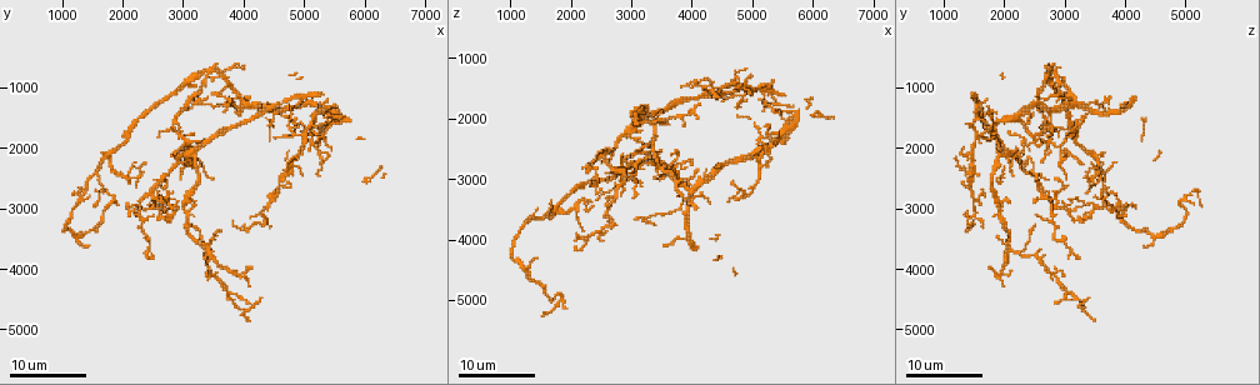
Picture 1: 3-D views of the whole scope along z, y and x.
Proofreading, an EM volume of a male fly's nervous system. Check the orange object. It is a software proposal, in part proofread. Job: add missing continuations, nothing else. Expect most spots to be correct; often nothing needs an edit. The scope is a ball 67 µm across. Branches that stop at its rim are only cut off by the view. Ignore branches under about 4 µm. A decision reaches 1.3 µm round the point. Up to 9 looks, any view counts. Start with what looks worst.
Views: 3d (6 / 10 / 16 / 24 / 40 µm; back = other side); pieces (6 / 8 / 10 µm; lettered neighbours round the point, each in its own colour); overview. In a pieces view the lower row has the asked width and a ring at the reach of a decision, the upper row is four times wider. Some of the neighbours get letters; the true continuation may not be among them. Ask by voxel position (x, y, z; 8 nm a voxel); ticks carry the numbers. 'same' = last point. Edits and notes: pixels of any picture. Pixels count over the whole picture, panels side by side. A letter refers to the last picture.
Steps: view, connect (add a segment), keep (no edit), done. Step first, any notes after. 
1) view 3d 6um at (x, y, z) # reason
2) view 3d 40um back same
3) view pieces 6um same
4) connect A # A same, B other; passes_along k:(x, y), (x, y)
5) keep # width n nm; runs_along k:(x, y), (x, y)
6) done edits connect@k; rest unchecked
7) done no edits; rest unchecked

view 3d 16um at (2400, 3800, 3250) # tapers out

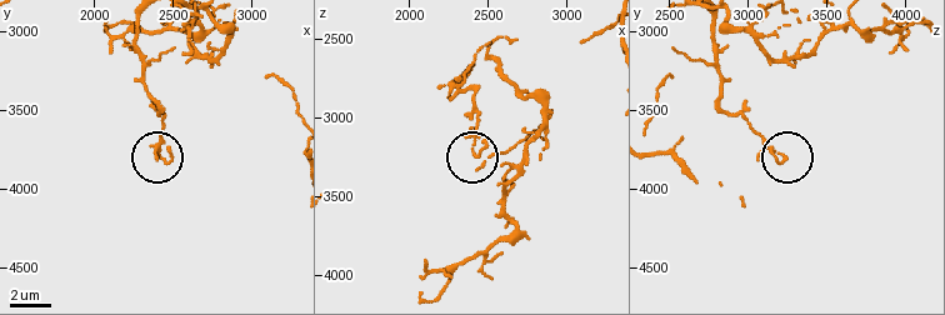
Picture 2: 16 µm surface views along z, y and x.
view pieces 10um at (2420, 3800, 3220)

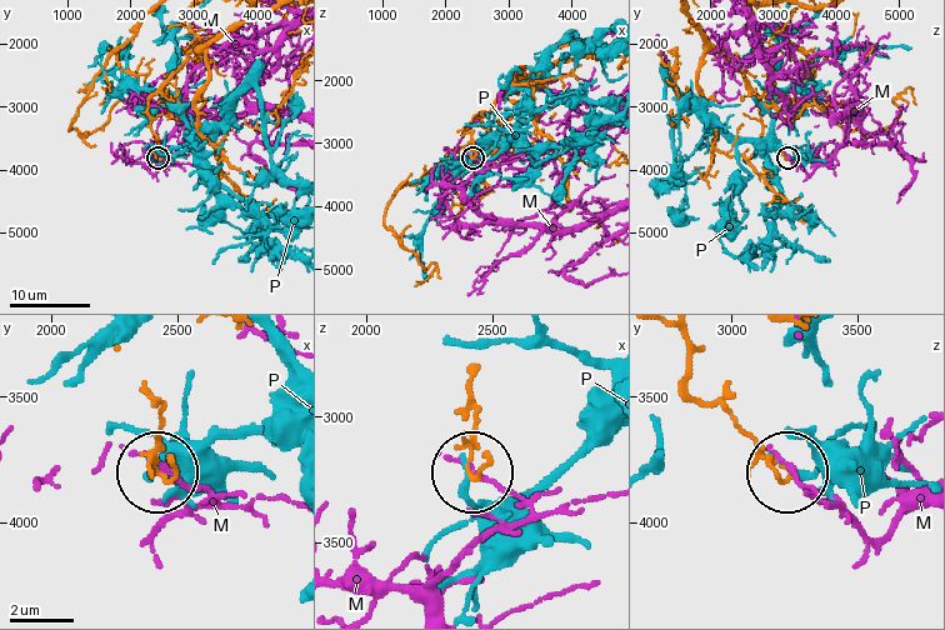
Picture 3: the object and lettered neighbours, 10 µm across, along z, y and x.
keep # M other, P other; no lettered segment goes on from it

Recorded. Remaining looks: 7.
view 3d 16um at (2050, 2900, 4150) # end of a long branch

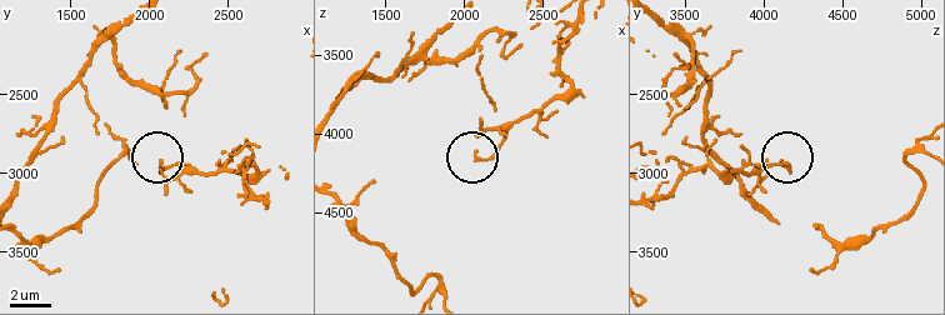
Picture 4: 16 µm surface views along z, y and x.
view pieces 10um at (2060, 2920, 4120)

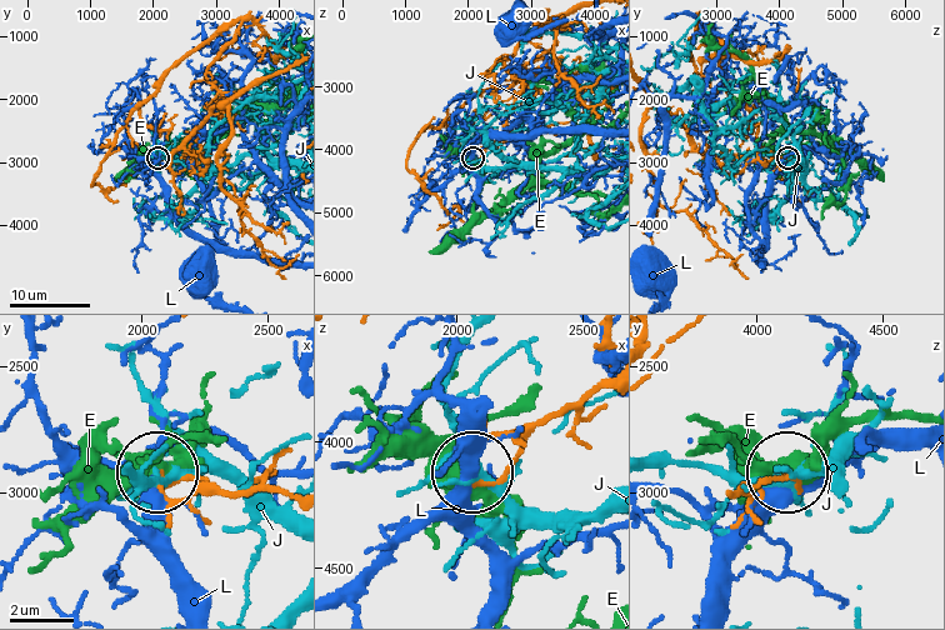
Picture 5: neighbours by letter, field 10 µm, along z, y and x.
keep # E other, J other, L other; runs_along 5:(608, 378), (551, 413), (495, 478), (474, 473); none of them fits

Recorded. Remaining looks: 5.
view 3d 16um at (4450, 3300, 1650) # tapers out

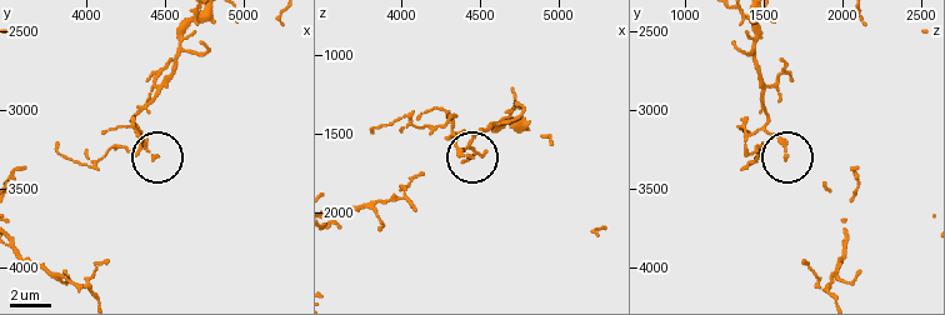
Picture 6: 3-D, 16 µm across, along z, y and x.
view pieces 8um at (4440, 3300, 1640) # what lies round it

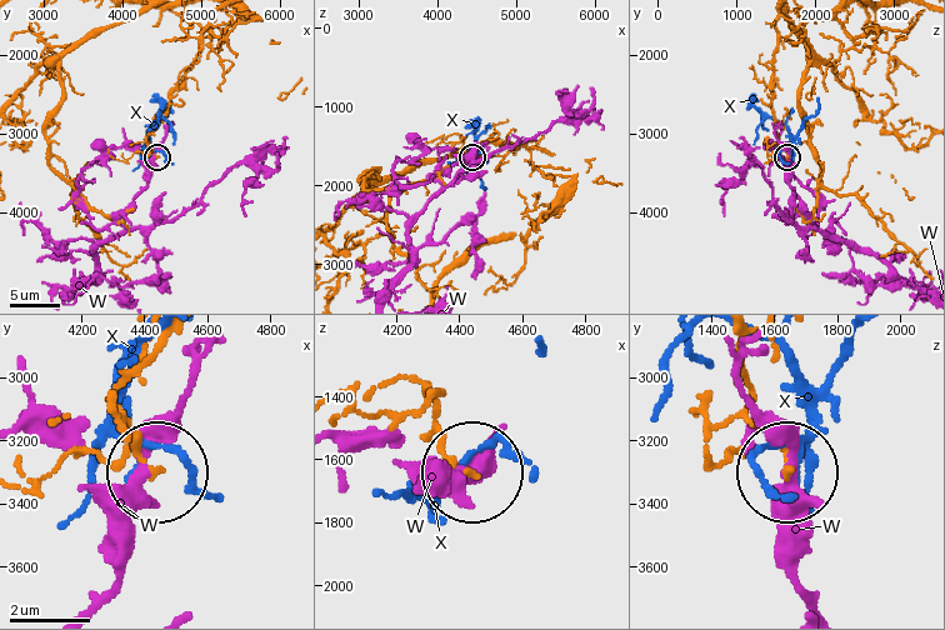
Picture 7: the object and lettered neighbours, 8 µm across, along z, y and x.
keep # W other, X other; no lettered segment goes on from it

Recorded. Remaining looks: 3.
view 3d 16um at (2300, 2300, 3450) # thin end

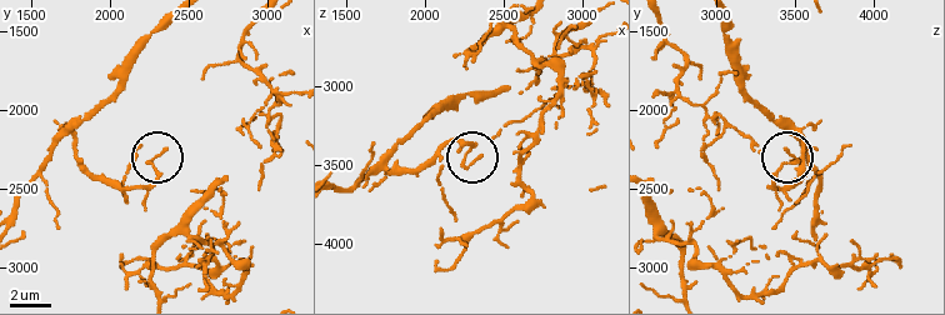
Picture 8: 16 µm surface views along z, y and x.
view pieces 8um at (2340, 2240, 3420)

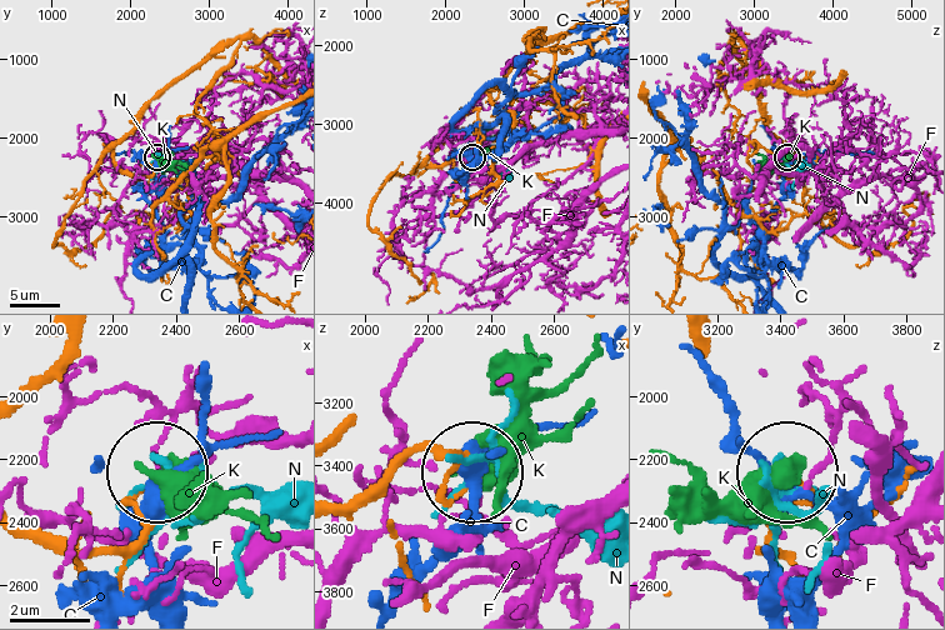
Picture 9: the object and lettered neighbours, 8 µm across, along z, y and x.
keep # width 120 nm; C other, F other, K other, N other; none of them fits

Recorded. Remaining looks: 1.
done no edits; rest unchecked

